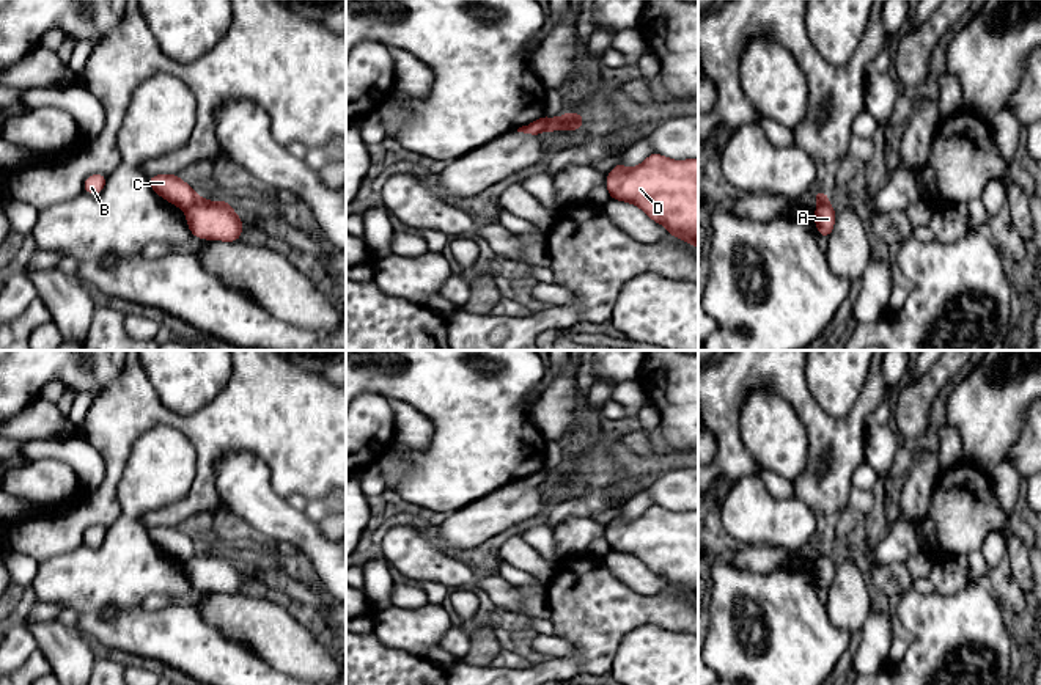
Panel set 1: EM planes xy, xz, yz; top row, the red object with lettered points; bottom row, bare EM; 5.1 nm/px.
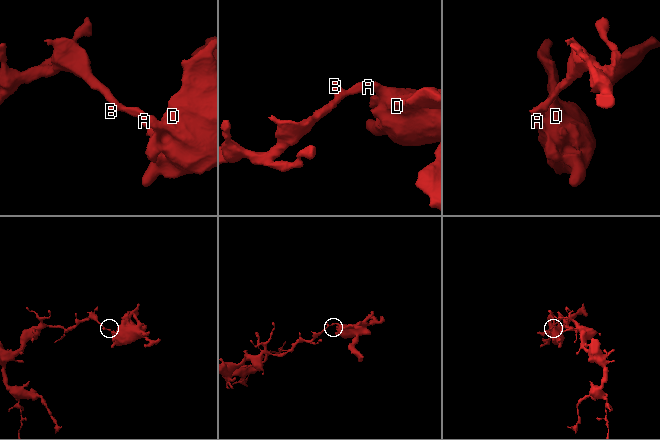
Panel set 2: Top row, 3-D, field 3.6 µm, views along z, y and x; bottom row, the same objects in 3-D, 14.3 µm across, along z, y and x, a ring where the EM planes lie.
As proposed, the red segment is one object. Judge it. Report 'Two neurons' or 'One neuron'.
Two neurons

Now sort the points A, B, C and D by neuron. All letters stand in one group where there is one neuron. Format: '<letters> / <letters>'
A D / B C

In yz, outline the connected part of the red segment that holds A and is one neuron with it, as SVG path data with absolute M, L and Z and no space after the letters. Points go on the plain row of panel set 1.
M829 553L818 556L815 561L815 578L822 589L829 589L835 578L837 564Z

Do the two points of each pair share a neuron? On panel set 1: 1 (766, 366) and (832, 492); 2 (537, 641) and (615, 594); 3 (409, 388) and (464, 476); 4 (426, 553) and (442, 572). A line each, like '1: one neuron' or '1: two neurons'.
1: one neuron
2: two neurons
3: one neuron
4: one neuron

